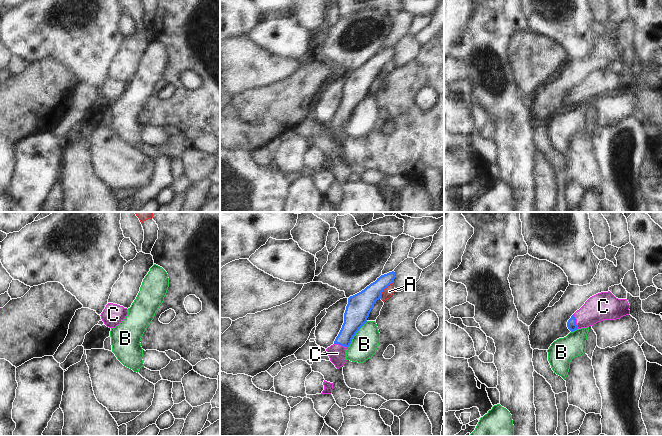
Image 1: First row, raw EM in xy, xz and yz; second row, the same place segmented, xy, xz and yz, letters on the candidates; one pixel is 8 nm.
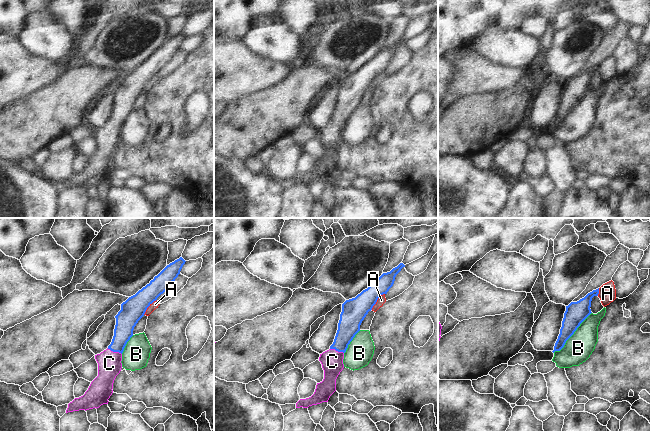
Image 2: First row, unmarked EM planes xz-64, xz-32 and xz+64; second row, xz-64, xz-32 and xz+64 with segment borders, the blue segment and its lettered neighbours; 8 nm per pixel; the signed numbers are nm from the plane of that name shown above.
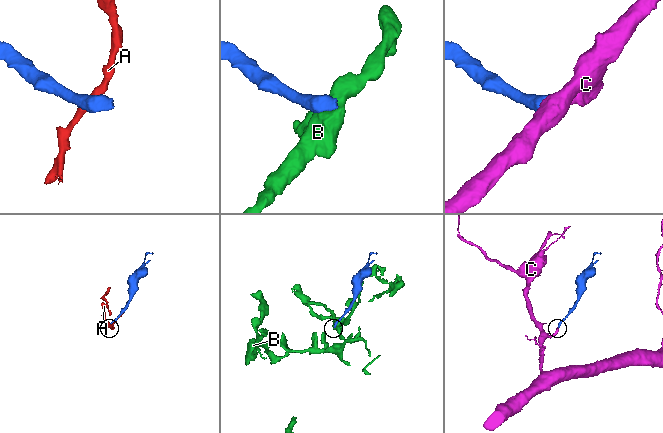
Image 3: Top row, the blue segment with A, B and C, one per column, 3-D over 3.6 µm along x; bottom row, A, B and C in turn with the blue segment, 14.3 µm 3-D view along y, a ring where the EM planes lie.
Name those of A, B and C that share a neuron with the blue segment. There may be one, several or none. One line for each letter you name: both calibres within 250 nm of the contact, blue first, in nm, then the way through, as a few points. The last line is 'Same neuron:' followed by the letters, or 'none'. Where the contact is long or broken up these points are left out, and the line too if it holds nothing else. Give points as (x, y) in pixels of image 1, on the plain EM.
C: calibres 80 and 220 nm; way yz (571, 100), (575, 97), (602, 82)
Same neuron: C

